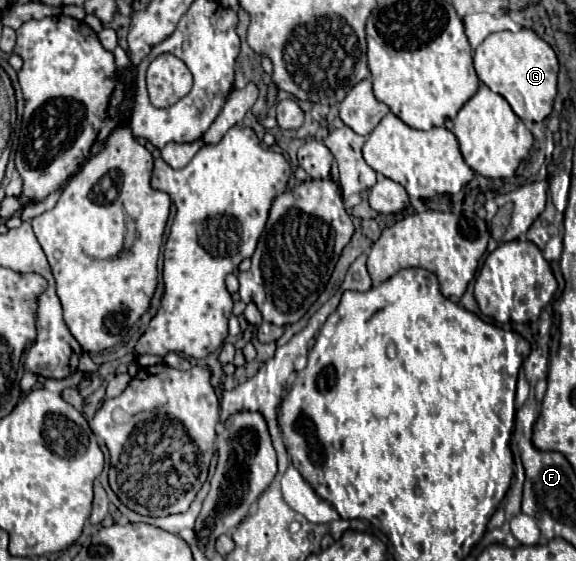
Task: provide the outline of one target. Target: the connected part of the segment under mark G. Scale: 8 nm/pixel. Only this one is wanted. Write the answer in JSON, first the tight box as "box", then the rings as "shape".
{"box":[473,29,559,121],"shape":[[[521,29],[517,33],[499,31],[491,33],[473,55],[475,71],[479,79],[501,97],[507,99],[511,109],[523,121],[543,121],[553,111],[557,95],[559,61],[547,41],[543,41],[533,29]]]}

